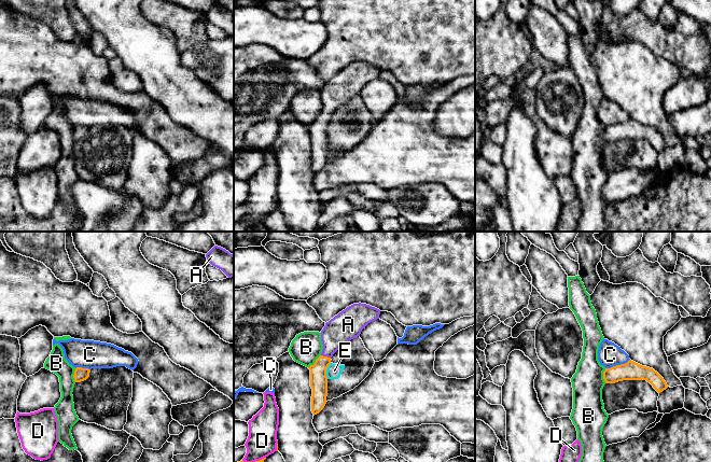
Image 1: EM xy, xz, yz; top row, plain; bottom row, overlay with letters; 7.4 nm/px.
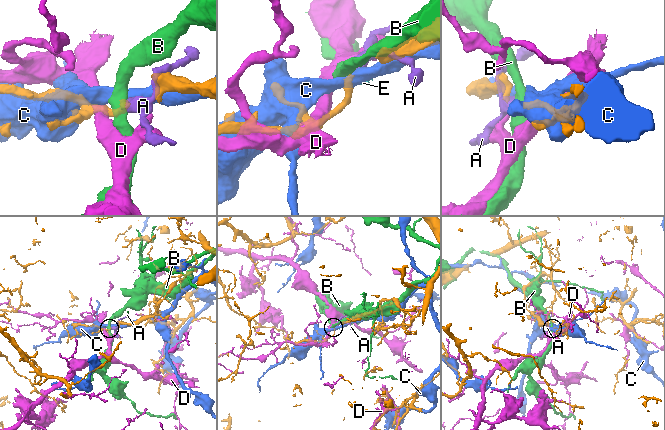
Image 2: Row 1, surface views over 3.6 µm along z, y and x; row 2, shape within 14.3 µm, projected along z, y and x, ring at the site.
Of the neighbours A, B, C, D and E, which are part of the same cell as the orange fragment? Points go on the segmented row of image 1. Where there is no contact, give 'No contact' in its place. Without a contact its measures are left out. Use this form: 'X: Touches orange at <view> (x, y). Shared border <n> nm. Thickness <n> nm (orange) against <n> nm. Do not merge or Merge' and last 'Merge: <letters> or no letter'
A: Touches orange at xz (325, 356). Shared border 80 nm. Thickness 130 nm (orange) against 220 nm. Merge
B: Touches orange at xz (315, 362). Shared border 140 nm. Thickness 130 nm (orange) against 220 nm. Do not merge
C: Touches orange at yz (617, 365). Shared border 200 nm. Thickness 140 nm (orange) against 180 nm. Do not merge
D: Touches orange at xz (260, 460). Shared border 90 nm. Thickness 20 nm (orange) against 220 nm. Do not merge
E: Touches orange at xz (325, 370). Shared border 120 nm. Thickness 130 nm (orange) against 110 nm. Do not merge
Merge: A

